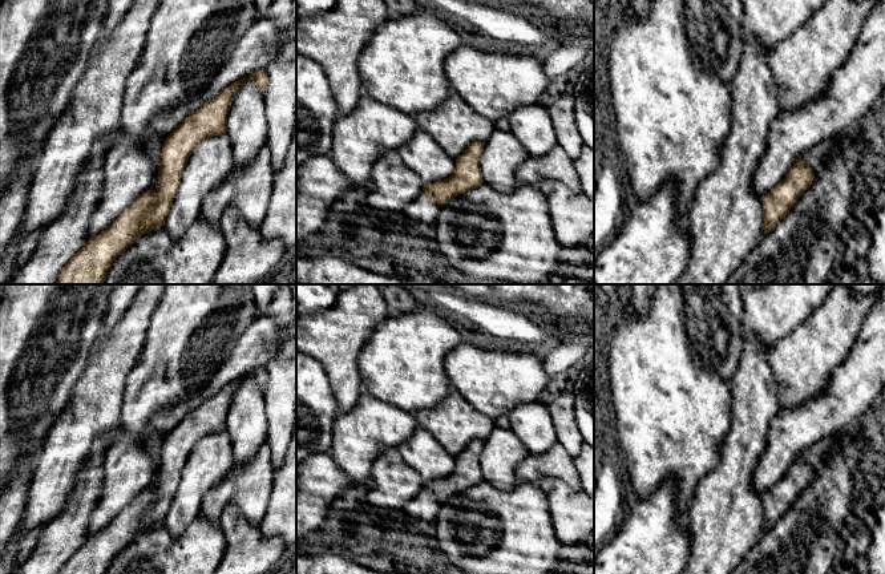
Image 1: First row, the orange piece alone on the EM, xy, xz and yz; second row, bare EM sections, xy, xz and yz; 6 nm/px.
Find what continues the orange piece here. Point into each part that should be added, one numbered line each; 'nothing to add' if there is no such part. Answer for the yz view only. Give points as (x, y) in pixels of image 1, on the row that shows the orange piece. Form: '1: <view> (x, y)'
1: yz (815, 157)

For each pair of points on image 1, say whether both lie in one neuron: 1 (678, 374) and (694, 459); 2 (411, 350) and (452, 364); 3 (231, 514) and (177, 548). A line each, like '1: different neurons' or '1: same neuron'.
1: same neuron
2: different neurons
3: different neurons

